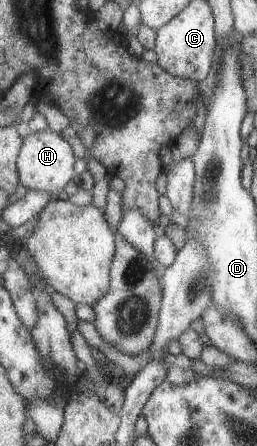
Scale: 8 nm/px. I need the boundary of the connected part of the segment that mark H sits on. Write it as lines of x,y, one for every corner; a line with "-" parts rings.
45,129
25,135
18,161
20,184
27,190
38,190
49,194
61,193
71,180
76,179
75,162
77,159
71,144
53,130

